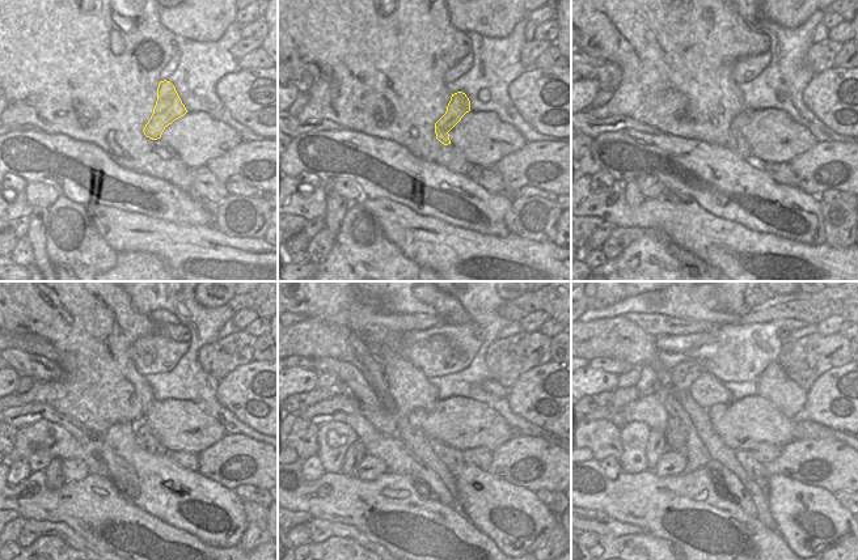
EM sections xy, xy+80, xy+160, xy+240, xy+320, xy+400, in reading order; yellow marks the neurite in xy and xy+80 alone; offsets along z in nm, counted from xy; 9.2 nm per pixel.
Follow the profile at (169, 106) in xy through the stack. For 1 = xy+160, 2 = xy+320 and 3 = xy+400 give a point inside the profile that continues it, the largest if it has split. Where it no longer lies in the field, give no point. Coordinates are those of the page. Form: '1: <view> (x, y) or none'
1: xy+160 (736, 143)
2: xy+320 (451, 457)
3: xy+400 (747, 459)

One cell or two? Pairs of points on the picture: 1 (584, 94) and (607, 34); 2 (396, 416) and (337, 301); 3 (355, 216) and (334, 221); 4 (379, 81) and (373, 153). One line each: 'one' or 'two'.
1: two
2: one
3: two
4: two

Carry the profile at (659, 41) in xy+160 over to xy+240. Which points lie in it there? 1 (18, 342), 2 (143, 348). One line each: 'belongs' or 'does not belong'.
1: does not belong
2: does not belong

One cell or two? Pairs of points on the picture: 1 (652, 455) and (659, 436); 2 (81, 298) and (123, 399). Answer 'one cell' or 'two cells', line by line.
1: one cell
2: one cell

